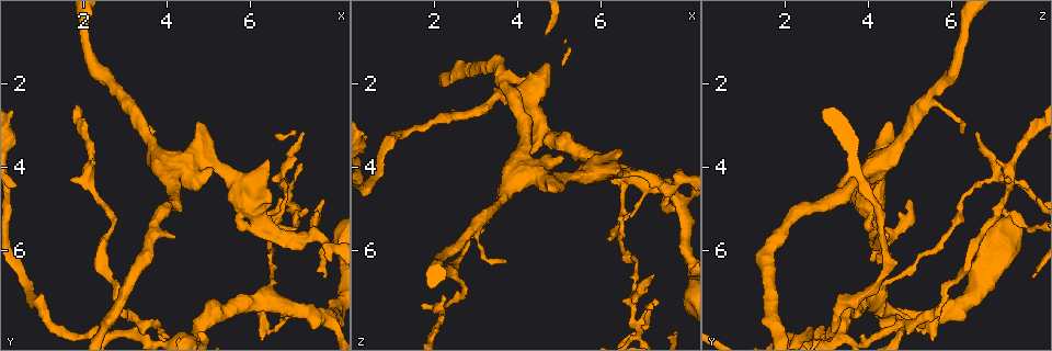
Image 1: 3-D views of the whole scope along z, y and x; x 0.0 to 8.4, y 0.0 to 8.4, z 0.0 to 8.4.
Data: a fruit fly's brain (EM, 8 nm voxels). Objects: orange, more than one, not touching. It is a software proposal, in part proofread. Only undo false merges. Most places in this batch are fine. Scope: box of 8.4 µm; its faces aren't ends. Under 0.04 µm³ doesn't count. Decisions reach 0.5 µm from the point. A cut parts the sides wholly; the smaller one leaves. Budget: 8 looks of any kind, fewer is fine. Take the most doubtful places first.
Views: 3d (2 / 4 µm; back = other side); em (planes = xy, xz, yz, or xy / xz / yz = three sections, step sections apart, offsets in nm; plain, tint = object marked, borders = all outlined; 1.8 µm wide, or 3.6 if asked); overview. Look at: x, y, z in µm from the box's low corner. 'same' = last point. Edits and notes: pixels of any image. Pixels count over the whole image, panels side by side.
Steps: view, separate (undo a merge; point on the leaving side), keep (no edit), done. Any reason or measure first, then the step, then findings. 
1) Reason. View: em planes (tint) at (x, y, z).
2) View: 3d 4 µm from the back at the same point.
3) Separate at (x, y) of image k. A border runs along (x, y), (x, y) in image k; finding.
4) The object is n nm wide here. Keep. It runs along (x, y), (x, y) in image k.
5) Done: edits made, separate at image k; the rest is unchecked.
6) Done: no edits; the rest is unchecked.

Abrupt turn. View: em 3.6 µm planes (tint) at (4.50, 4.00, 4.15).

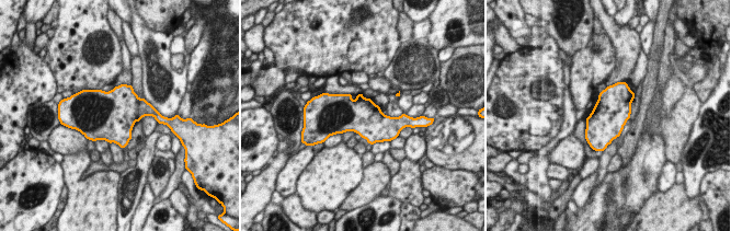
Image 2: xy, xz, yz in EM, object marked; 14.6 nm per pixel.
Keep. One neuron here.

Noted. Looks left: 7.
A narrow waist. View: em planes (tint) at (6.85, 4.40, 7.40).

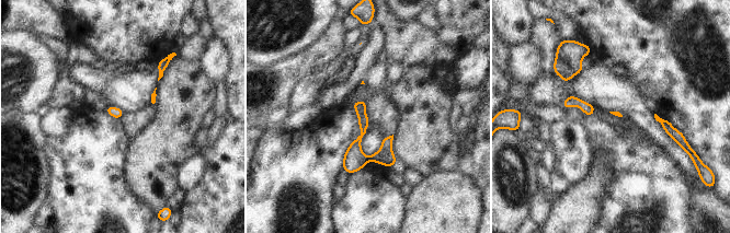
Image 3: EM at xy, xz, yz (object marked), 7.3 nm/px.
Separate at (385, 155) of image 3. A border runs along (367, 156), (368, 160) in image 3; two neurons meet here.

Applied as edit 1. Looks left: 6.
View: overview.

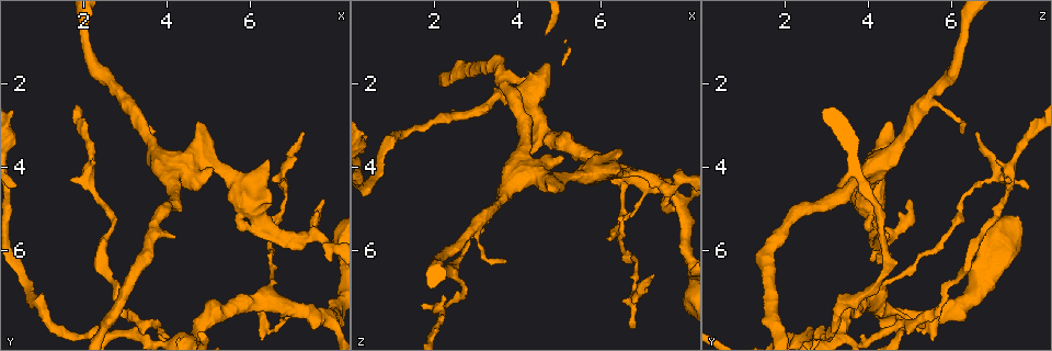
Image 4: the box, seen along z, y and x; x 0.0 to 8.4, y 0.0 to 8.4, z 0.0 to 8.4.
Sharp bend. View: 3d 2 µm at (7.55, 5.60, 4.50).

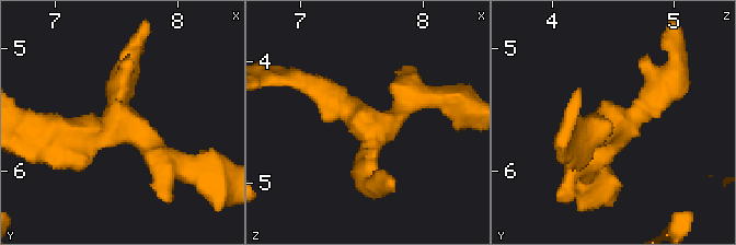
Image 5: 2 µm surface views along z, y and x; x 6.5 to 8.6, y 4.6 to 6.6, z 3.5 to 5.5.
Shape alone is not enough. View: em planes (tint) at (7.56, 5.60, 4.54).

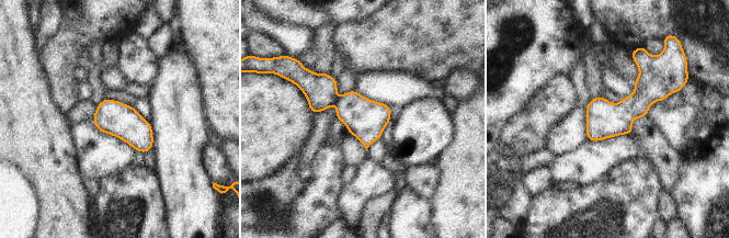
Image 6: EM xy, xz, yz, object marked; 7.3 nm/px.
Separate at (364, 118) of image 6. A border runs along (338, 97), (333, 103) in image 6; two neurons meet here.

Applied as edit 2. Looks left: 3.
View: em yz step 4 (tint) at (6.50, 7.20, 4.15).

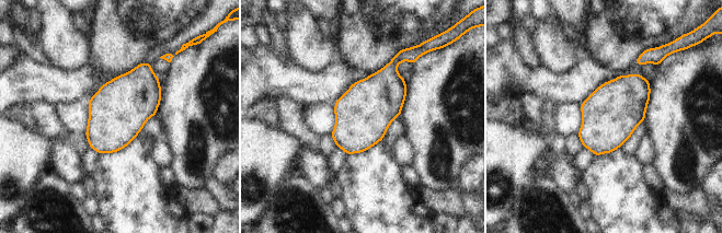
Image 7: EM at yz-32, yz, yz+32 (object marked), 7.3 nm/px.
Keep. Continuous, no second neuron.

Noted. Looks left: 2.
Done: edits made, separate at image 3, separate at image 6; the rest is unchecked.

